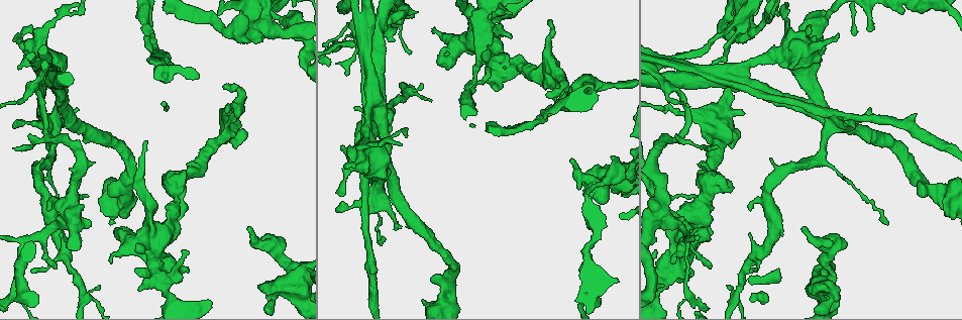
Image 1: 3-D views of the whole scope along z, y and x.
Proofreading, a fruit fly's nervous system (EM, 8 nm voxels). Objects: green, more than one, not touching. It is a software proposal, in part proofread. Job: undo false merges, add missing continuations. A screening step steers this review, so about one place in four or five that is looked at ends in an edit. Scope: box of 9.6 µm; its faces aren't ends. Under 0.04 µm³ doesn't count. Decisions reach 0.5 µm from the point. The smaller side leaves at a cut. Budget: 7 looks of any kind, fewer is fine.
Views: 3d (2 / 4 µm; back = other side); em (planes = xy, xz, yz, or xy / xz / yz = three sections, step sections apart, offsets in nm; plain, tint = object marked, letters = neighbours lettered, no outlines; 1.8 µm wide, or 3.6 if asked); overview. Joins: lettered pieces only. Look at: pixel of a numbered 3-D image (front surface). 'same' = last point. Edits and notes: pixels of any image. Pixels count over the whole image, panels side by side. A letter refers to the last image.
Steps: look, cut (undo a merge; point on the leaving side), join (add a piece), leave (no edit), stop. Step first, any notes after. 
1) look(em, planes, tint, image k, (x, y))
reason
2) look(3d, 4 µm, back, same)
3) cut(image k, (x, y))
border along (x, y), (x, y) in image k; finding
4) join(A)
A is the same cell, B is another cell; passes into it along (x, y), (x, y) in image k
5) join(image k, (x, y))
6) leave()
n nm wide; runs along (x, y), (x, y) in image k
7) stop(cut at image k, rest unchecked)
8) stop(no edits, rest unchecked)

look(em, xz, step 16, letters, image 1, (431, 31))
branch stops here

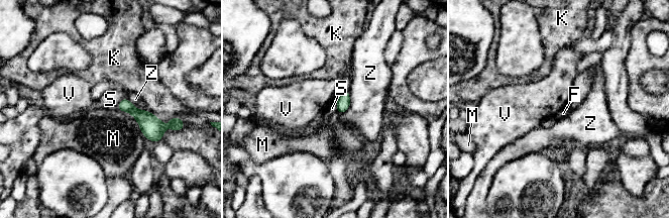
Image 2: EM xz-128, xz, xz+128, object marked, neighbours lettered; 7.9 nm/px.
look(em, planes, letters, same)

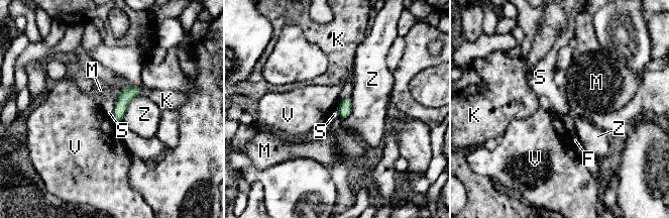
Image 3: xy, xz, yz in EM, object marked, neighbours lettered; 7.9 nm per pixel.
leave()
Z touches over 300 nm; F, K, M, S, V and Z are other cells; border along (120, 90), (111, 117) in image 3; no lettered piece goes on from it

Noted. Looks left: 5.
look(em, planes, letters, image 1, (237, 121))
stops while still wide

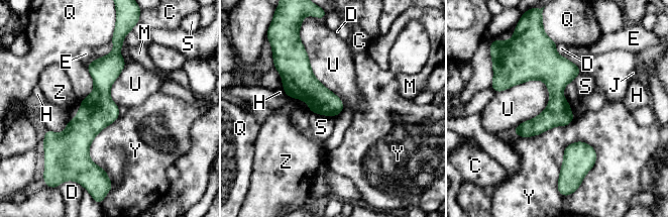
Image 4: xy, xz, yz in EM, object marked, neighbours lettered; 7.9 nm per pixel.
leave()
U touches over 480 nm; C, D, E, H, J, M, Q, S, U, Y and Z are other cells; border along (542, 80), (547, 106), (512, 130) in image 4; none of them fits

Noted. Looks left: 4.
look(em, planes, tint, image 1, (833, 114))
abrupt turn

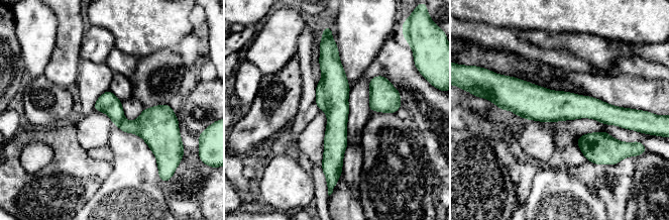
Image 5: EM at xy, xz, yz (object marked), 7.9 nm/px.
look(em, planes, letters, same)
see the neighbours

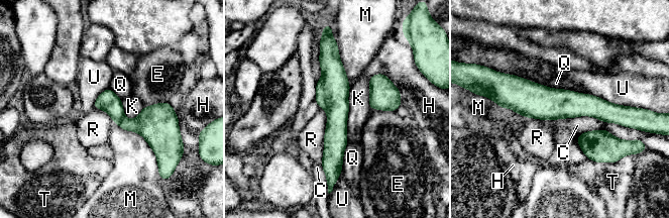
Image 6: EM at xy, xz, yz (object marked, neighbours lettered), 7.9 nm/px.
cut(image 6, (108, 101))
160 nm wide; C, E, H, K, M, Q, R, T and U are other cells; the part that leaves runs along (503, 102), (585, 104), (624, 112) in image 6; a second neuron is stuck on

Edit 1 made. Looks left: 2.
stop(cut at image 6, rest unchecked)

